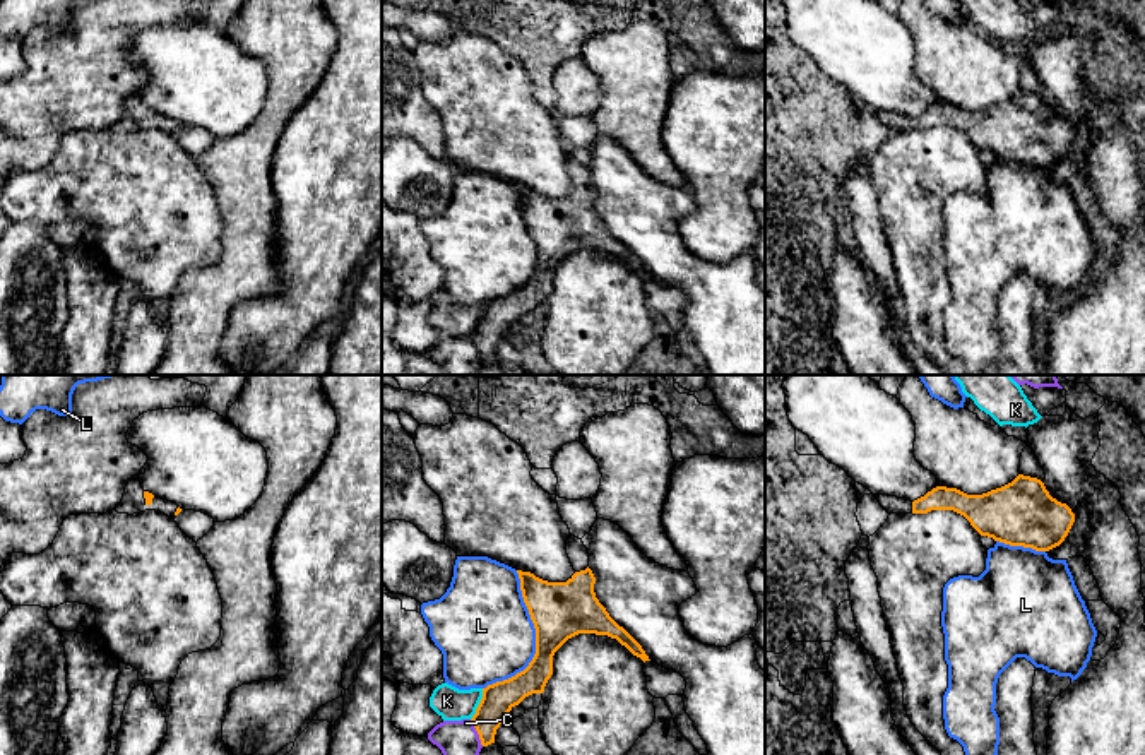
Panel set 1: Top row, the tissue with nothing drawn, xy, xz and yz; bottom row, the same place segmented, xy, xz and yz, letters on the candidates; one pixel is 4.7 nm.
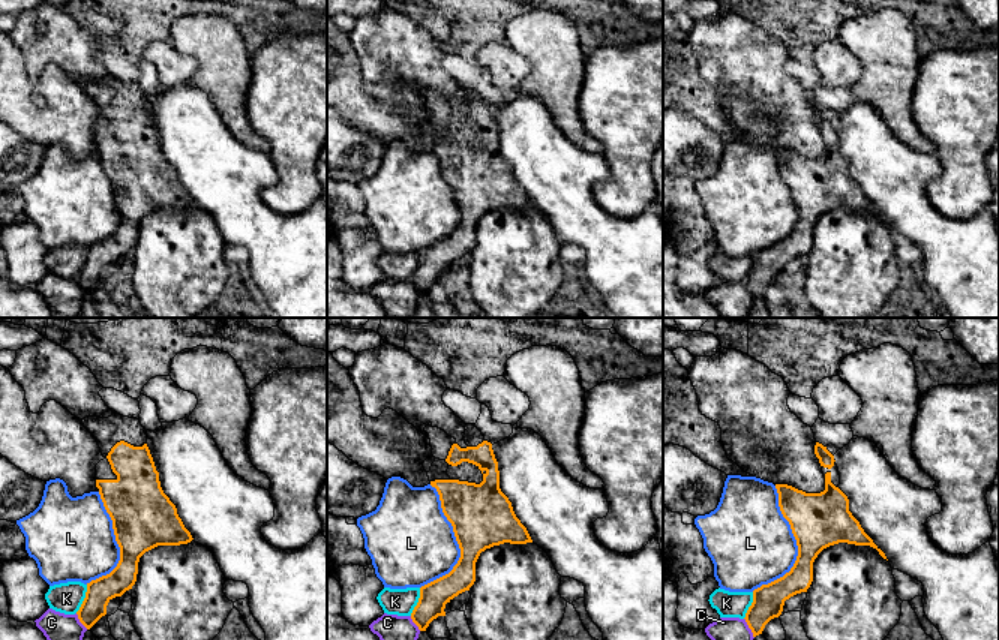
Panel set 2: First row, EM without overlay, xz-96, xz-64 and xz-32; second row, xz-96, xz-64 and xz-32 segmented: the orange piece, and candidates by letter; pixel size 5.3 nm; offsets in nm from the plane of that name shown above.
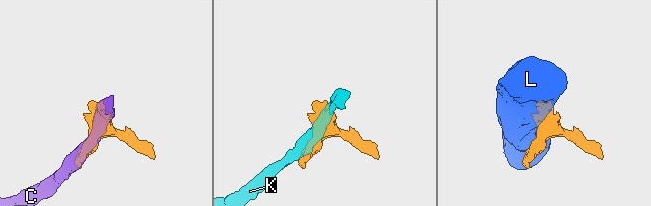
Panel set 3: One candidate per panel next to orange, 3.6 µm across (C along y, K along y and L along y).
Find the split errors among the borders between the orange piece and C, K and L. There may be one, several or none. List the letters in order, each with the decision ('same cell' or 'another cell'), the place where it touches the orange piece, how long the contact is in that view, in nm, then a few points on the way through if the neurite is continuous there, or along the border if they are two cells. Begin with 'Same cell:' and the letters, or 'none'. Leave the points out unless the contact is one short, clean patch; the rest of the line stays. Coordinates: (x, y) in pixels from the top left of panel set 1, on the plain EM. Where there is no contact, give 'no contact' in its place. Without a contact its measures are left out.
Same cell: none
C: another cell; contact xz (478, 350); length 140 nm; border xz (469, 336), (483, 362)
K: another cell; contact xz (480, 321); length 160 nm; border xz (483, 305), (483, 314), (471, 336)
L: another cell; contact xz (536, 257); length 600 nm

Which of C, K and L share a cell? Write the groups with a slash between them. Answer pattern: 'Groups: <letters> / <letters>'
Groups: C / K / L

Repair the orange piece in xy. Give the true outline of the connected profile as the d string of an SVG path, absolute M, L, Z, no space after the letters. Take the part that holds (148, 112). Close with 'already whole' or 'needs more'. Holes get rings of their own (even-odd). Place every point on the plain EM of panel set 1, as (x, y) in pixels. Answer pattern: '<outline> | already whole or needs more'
M132 96L125 103L122 118L115 125L118 130L140 130L145 127L156 127L168 134L175 134L181 125L168 116L157 115L152 110L145 108L139 96Z | needs more

